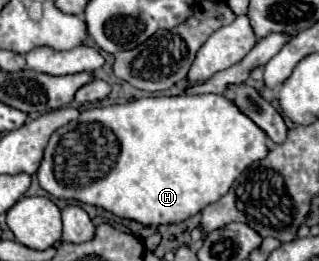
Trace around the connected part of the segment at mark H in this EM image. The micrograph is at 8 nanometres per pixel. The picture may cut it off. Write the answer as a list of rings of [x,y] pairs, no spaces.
[[[178,95],[178,97],[148,97],[148,99],[136,99],[124,105],[112,105],[112,107],[96,107],[96,109],[88,109],[82,111],[80,117],[76,121],[70,121],[68,125],[56,129],[44,149],[44,159],[40,163],[40,169],[36,173],[38,183],[44,191],[48,191],[52,197],[56,199],[64,199],[64,201],[80,201],[80,203],[88,203],[94,207],[102,207],[122,219],[132,219],[138,221],[140,225],[146,227],[160,227],[160,225],[174,225],[174,223],[182,223],[190,217],[194,217],[196,213],[200,213],[206,205],[218,201],[220,197],[224,197],[228,193],[228,189],[232,187],[232,183],[238,179],[238,175],[254,161],[264,159],[268,153],[268,145],[266,145],[268,137],[264,135],[264,131],[260,127],[256,127],[244,113],[238,111],[238,107],[224,95]]]

